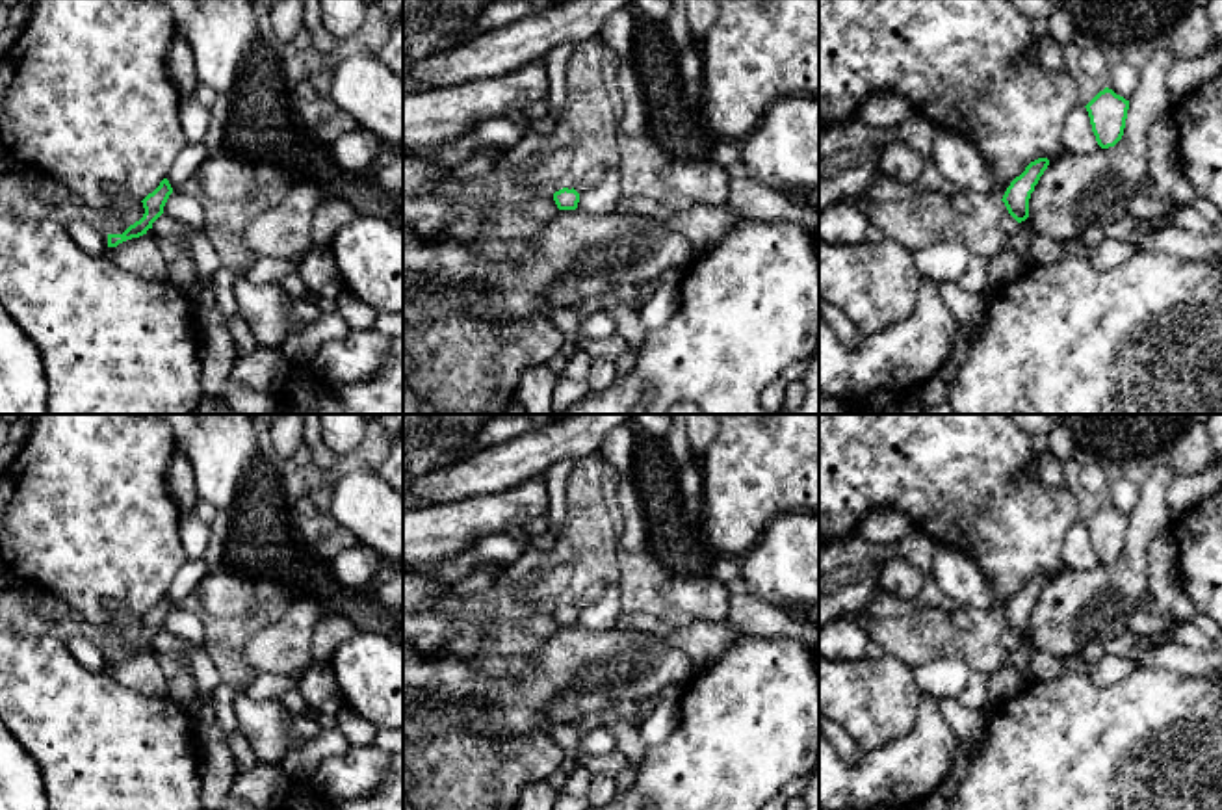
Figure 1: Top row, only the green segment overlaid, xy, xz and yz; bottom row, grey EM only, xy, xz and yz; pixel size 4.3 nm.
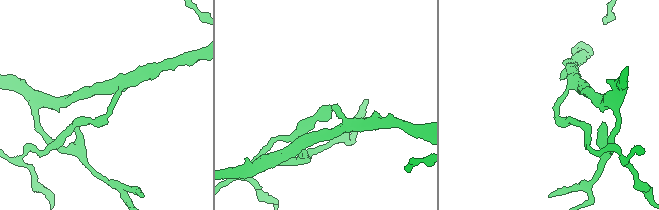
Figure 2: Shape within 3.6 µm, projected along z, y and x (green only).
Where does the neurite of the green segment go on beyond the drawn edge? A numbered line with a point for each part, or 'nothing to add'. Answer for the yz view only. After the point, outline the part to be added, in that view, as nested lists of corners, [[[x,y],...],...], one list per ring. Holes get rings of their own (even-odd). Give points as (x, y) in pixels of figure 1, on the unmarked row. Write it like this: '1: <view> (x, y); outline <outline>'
nothing to add

